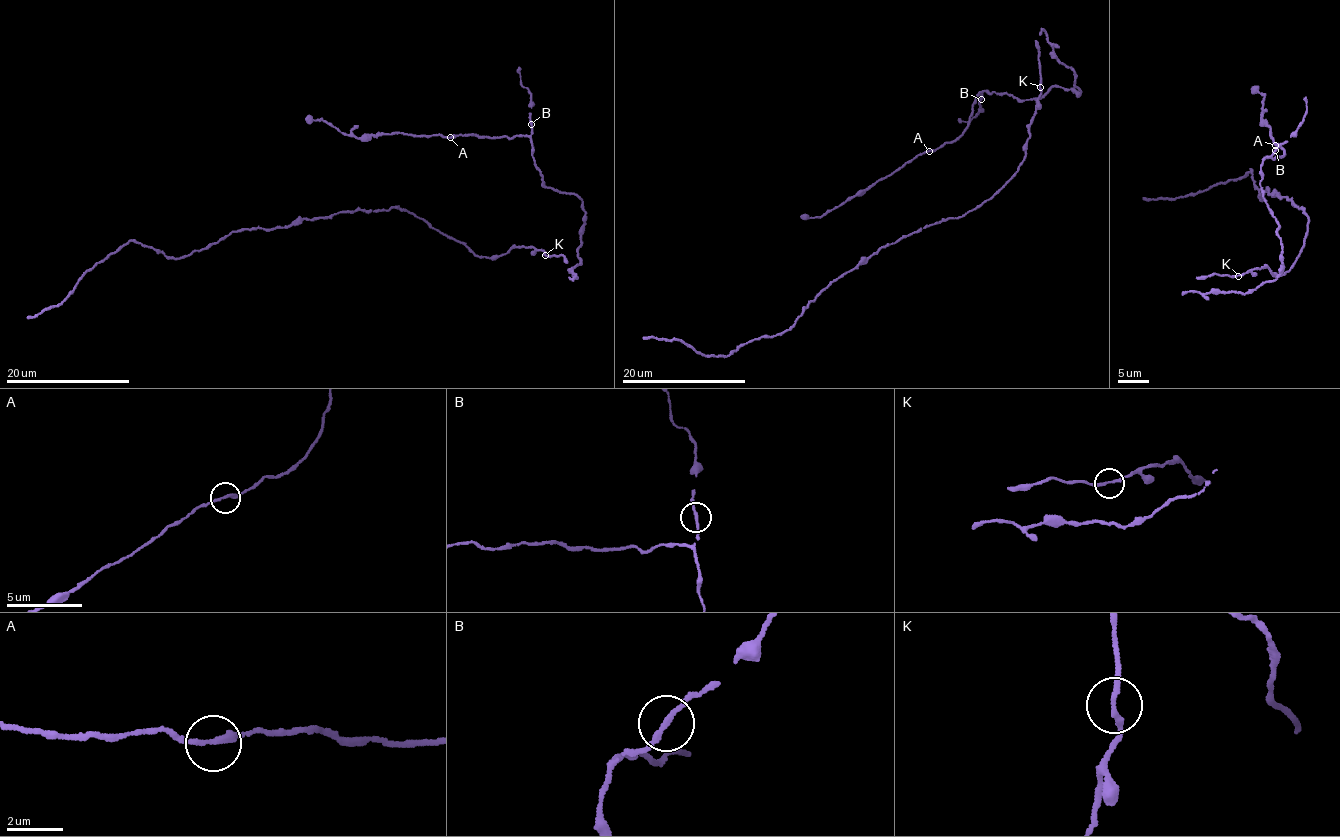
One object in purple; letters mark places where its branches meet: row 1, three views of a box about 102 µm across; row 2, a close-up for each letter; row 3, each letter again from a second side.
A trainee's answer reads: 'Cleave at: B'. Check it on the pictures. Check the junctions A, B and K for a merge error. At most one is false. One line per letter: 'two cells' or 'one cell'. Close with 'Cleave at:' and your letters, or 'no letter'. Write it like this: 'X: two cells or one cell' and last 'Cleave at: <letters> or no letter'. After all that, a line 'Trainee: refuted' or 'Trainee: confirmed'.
A: one cell
B: one cell
K: one cell
Cleave at: no letter
Trainee: refuted

